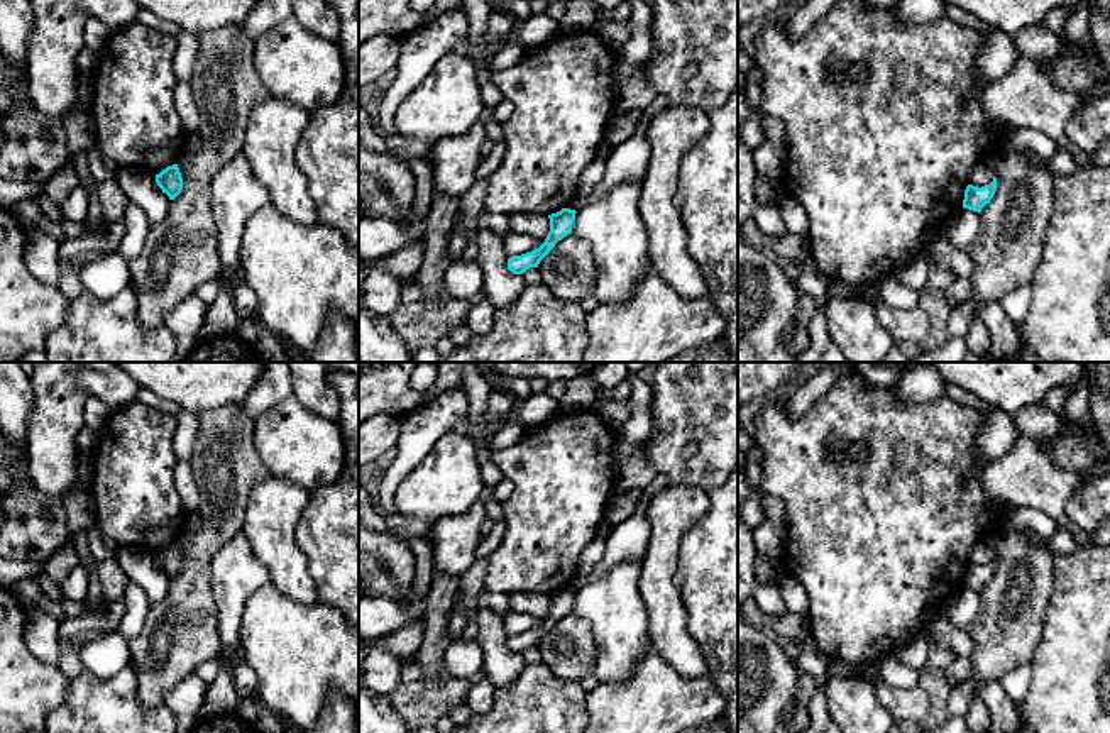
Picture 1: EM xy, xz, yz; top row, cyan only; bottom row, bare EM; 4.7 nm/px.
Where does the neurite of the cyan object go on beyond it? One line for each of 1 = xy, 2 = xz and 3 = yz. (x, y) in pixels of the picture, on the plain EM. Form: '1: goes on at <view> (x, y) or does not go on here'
1: does not go on here
2: does not go on here
3: does not go on here

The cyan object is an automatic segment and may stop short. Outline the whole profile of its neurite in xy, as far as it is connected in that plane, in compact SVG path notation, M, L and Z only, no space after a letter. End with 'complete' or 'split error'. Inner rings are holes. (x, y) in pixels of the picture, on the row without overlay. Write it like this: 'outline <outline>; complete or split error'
outline M178 543L168 545L159 554L156 554L156 562L169 576L174 579L183 569L183 557Z; complete

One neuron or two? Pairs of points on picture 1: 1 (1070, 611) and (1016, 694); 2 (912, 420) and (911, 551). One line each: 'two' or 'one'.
1: two
2: one

